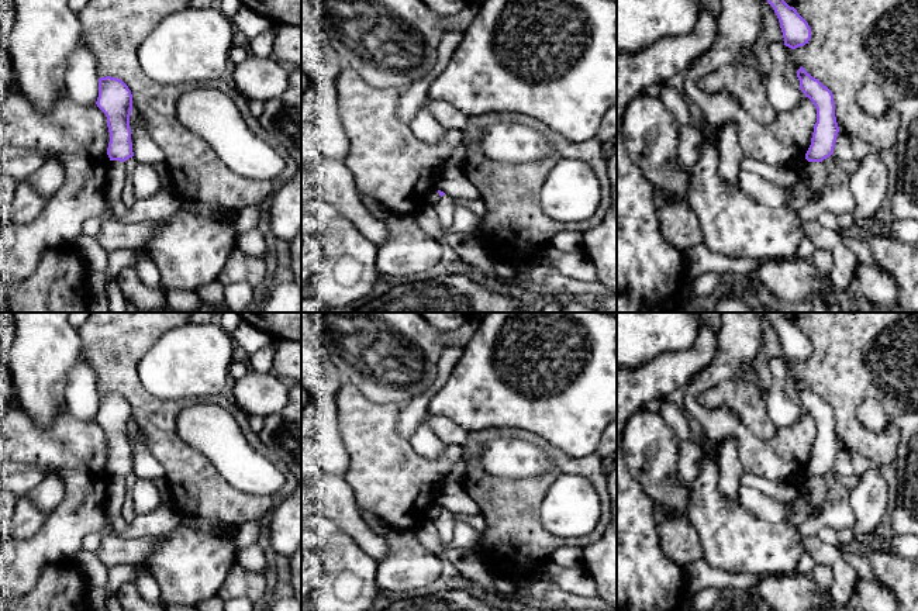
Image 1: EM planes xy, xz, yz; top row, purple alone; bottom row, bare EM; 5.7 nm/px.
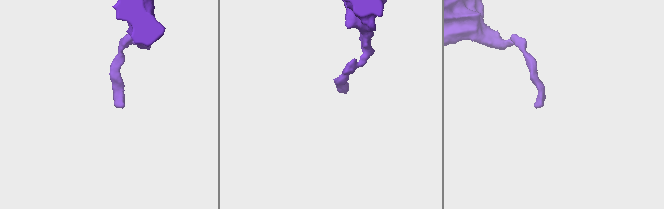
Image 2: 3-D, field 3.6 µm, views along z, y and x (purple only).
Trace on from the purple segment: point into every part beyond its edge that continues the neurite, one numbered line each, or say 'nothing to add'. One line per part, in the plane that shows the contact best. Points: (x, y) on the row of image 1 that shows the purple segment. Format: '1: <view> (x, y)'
nothing to add

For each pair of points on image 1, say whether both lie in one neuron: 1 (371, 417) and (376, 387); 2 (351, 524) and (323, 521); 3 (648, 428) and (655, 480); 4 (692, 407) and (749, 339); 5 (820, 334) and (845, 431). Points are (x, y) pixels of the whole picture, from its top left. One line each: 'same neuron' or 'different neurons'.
1: different neurons
2: different neurons
3: same neuron
4: same neuron
5: same neuron

